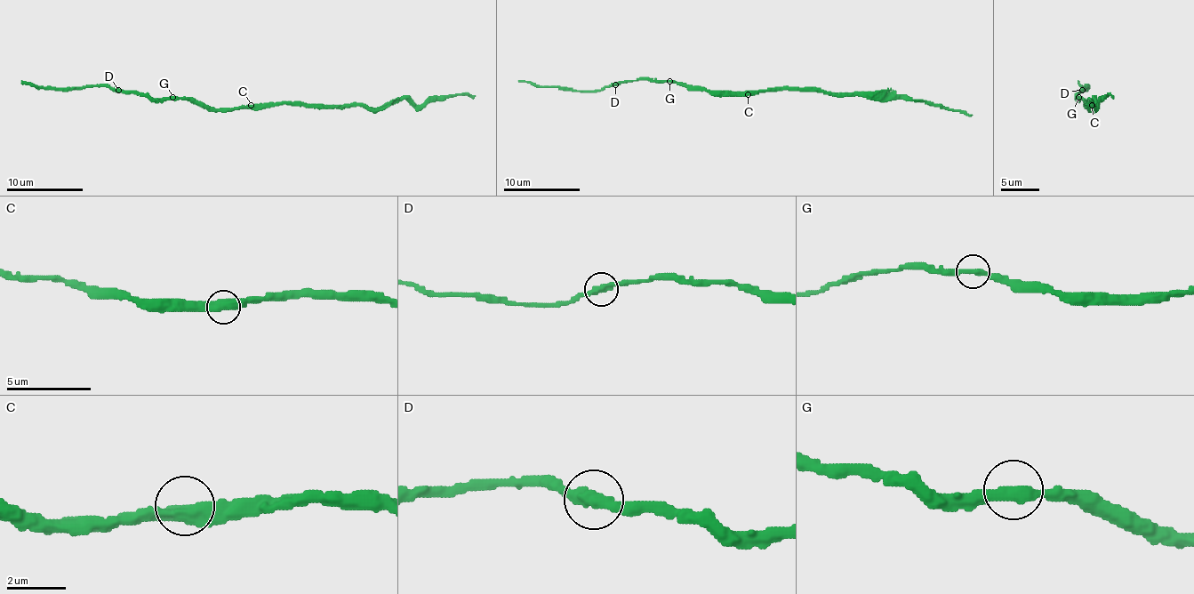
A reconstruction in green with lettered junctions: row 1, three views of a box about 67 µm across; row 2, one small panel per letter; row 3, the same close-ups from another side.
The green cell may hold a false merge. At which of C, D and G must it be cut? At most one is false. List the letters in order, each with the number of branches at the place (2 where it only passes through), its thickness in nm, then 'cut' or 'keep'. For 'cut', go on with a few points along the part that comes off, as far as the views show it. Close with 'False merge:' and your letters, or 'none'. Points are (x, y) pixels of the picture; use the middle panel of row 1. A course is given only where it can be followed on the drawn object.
C: branches 2; calibre 480 nm; keep
D: branches 2; calibre 380 nm; keep
G: branches 2; calibre 360 nm; keep
False merge: none

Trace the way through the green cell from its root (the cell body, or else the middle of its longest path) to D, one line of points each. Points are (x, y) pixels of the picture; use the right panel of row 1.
D: (1088, 107), (1082, 99), (1077, 97), (1082, 89)

